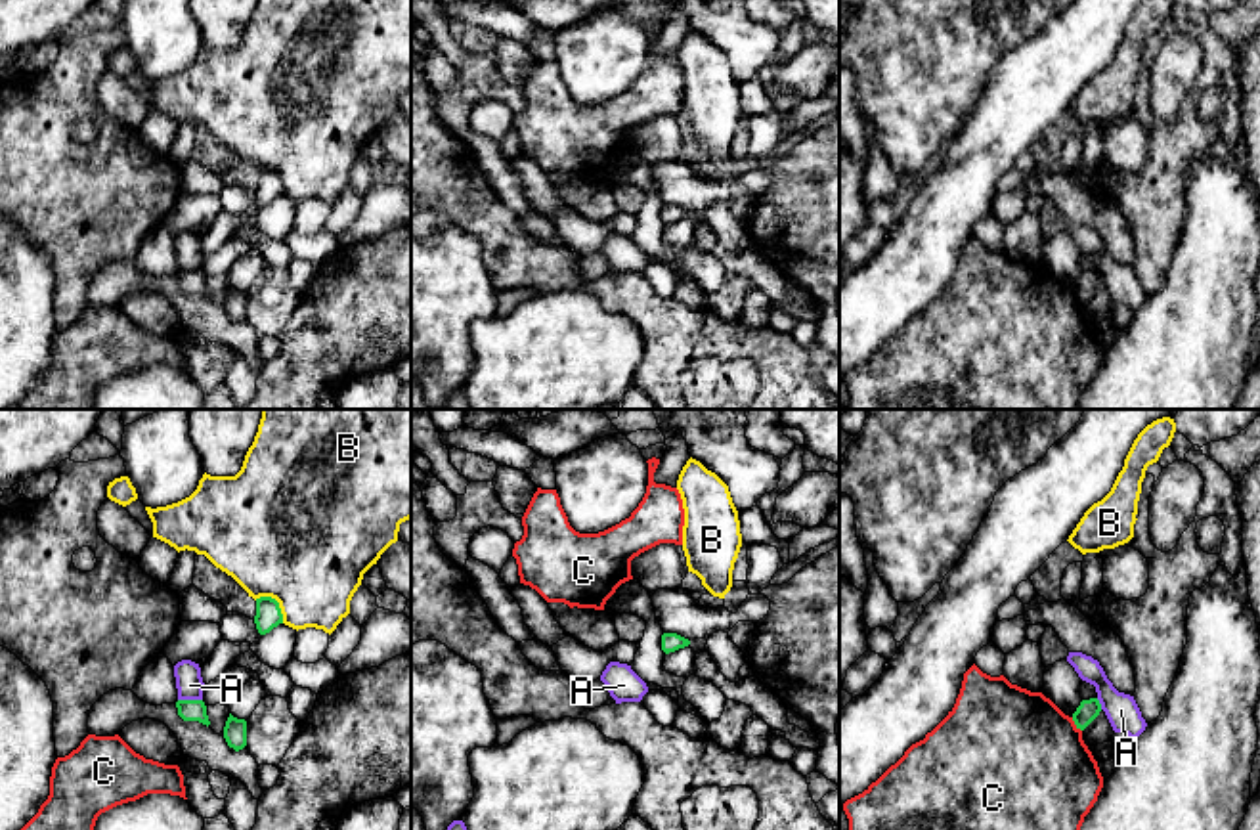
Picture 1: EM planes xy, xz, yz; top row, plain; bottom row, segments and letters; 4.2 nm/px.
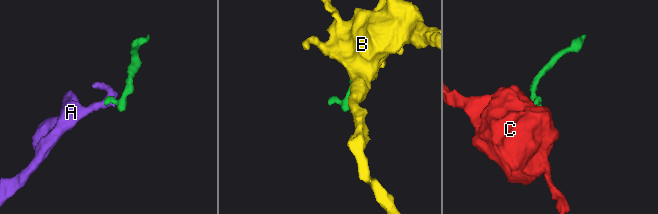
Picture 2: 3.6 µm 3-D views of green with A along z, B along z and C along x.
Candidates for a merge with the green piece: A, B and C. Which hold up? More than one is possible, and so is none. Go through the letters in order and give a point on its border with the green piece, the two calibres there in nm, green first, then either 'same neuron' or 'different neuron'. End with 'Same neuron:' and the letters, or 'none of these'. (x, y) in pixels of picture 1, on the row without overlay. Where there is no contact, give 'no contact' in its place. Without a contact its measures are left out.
A: meets green in xy at (190, 272); 100 nm thick on the green side, 120 nm on the other; different neuron
B: meets green in xy at (276, 173); 110 nm thick on the green side, 500 nm on the other; different neuron
C: meets green in yz at (1075, 295); 90 nm thick on the green side, 480 nm on the other; different neuron
Same neuron: none of these

